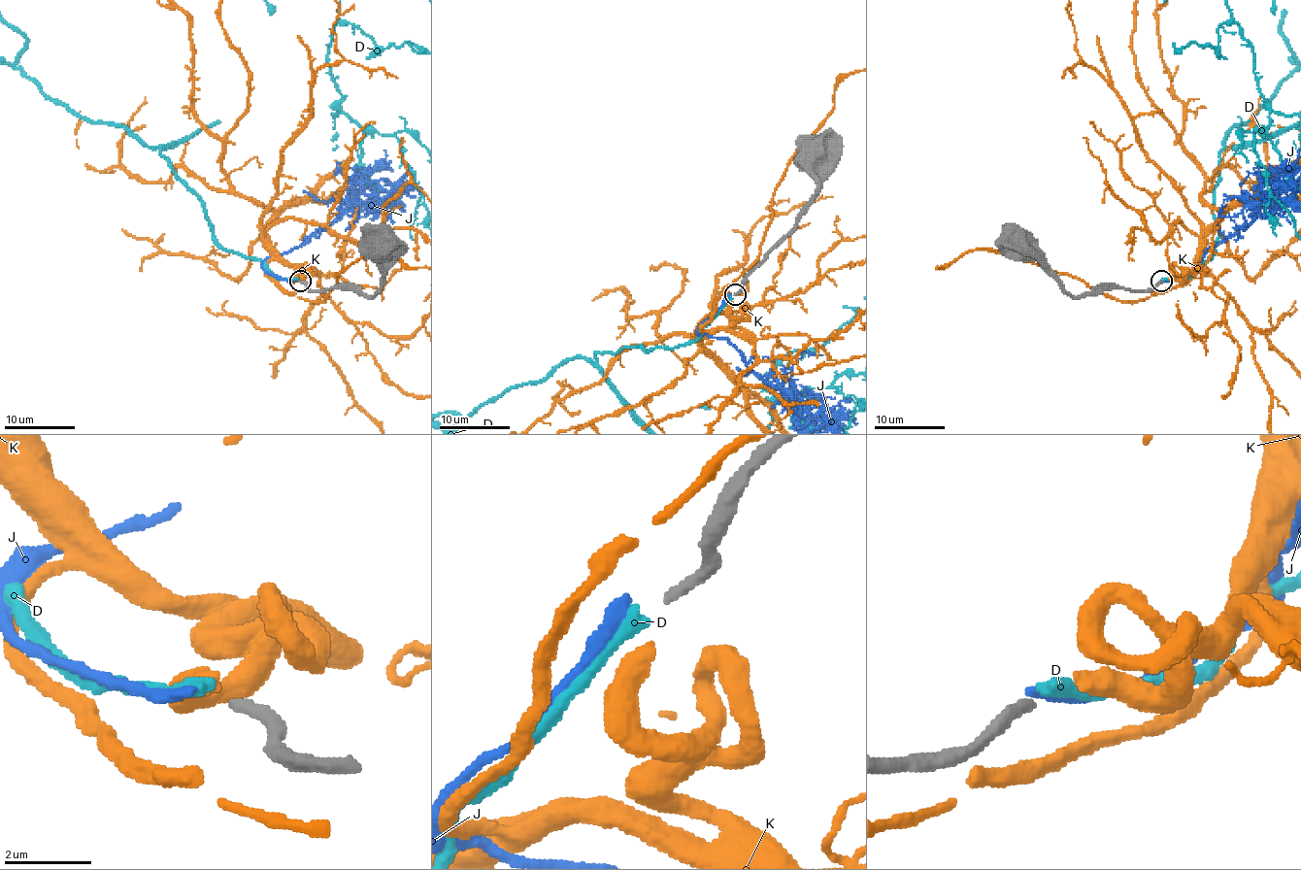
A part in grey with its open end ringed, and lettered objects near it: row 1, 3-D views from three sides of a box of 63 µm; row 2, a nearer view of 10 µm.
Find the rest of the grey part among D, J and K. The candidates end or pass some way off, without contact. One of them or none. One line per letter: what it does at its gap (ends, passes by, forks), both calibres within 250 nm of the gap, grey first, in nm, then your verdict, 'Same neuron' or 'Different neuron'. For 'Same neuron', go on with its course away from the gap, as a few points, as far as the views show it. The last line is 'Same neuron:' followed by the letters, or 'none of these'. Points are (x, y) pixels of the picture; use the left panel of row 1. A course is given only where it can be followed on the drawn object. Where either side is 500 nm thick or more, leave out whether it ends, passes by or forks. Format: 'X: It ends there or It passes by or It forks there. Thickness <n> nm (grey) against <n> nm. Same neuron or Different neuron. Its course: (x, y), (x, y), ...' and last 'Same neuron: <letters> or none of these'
D: It ends there. Thickness 260 nm (grey) against 360 nm. Same neuron
J: It ends there. Thickness 260 nm (grey) against 280 nm. Different neuron
K: It ends there. Thickness 260 nm (grey) against 460 nm. Different neuron
Same neuron: D

